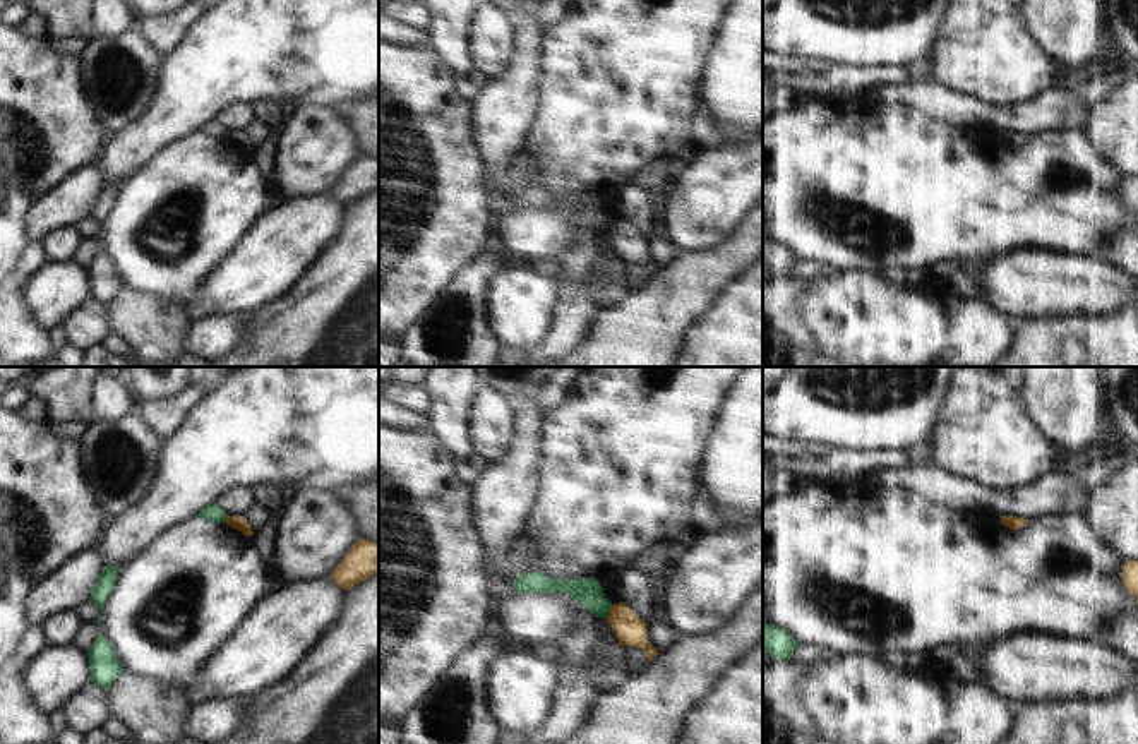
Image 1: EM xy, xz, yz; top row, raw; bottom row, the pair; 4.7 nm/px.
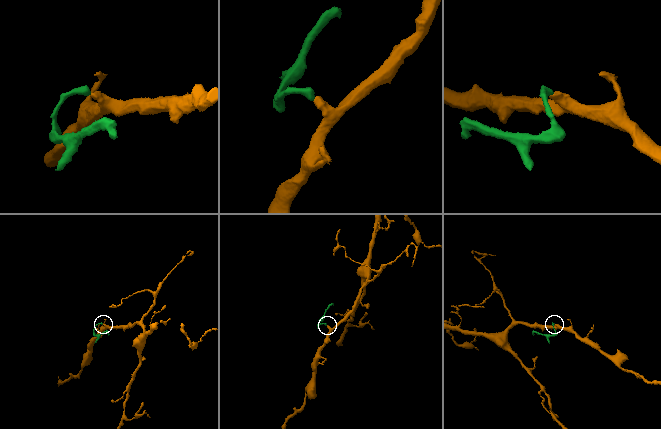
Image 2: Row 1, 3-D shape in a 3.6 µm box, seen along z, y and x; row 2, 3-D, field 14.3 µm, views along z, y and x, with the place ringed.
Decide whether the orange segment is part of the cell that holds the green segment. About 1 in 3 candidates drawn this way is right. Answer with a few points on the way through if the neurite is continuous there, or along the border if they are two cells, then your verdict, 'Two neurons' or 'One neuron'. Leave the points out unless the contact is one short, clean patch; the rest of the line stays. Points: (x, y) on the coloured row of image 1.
Boundary: xz (612, 606), (605, 618). Two neurons

